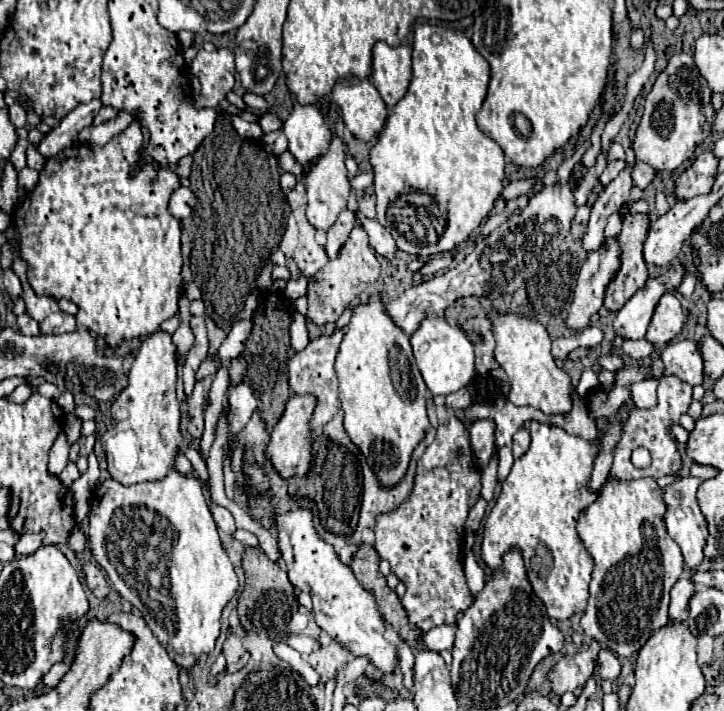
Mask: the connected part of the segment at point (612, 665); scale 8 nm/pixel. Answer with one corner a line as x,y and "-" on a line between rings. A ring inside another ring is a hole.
602,648
598,652
598,666
596,666
596,670
598,670
600,678
604,678
604,680
616,680
620,676
620,662
614,656
614,652

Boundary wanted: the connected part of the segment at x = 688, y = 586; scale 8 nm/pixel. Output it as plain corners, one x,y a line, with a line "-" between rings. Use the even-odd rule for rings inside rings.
688,576
680,578
672,590
670,590
670,610
668,610
668,616
670,616
670,622
686,622
688,618
688,600
690,596
694,594
694,584

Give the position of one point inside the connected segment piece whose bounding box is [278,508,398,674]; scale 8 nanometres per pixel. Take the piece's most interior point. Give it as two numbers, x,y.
343,608

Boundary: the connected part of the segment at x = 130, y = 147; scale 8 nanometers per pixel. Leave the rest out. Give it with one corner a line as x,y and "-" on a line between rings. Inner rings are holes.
132,122
122,134
116,134
104,146
72,144
70,148
62,150
54,158
48,158
44,168
40,170
40,180
38,180
36,188
26,196
24,204
16,210
18,222
22,222
22,226
16,226
20,232
20,256
28,262
28,280
30,280
32,290
38,296
52,296
54,300
60,300
60,298
72,300
78,306
76,322
80,326
84,326
86,330
94,332
96,336
100,336
106,342
106,346
110,346
110,348
118,346
124,340
154,334
164,320
172,318
178,312
178,288
180,288
180,280
182,280
180,270
184,264
184,256
180,250
180,222
168,212
168,200
178,186
180,186
180,180
172,168
160,168
160,166
144,160
142,132
140,132
138,122

